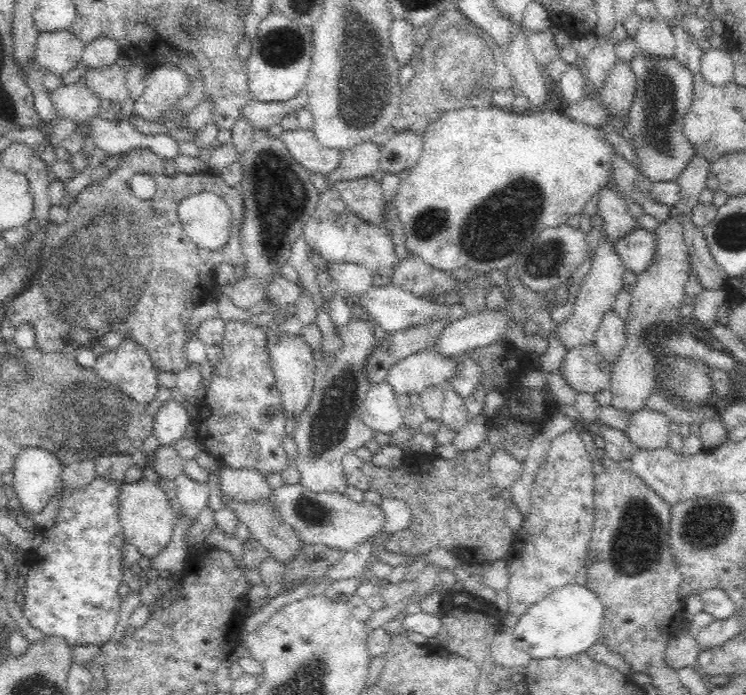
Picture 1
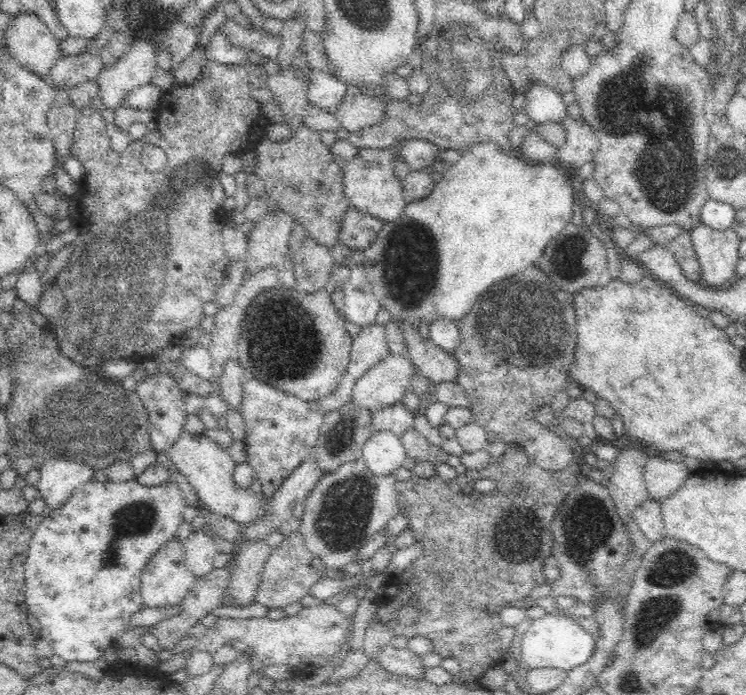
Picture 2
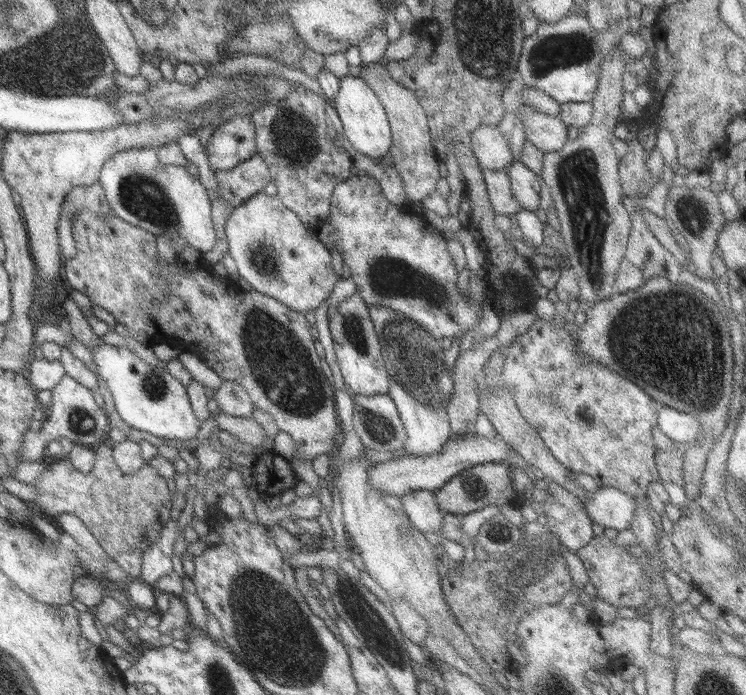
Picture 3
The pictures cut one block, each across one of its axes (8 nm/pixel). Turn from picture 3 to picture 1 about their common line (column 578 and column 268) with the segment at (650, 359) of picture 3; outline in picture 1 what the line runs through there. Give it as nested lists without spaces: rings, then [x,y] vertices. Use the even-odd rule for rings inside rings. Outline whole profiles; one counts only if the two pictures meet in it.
[[[277,326],[264,327],[266,348],[270,366],[275,378],[276,388],[283,400],[283,409],[287,414],[299,415],[310,400],[315,381],[315,362],[312,347],[304,340],[301,333],[282,332]]]

